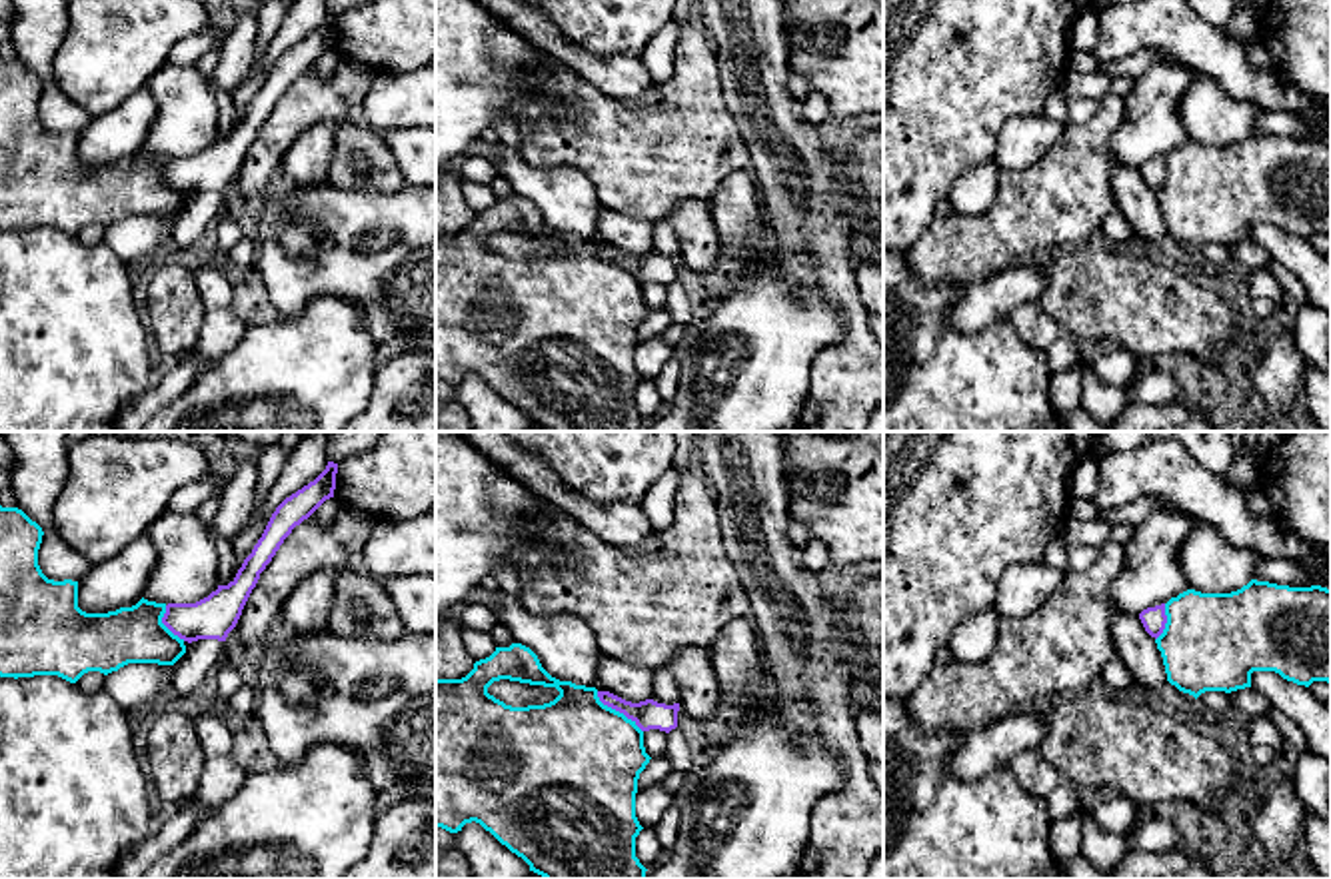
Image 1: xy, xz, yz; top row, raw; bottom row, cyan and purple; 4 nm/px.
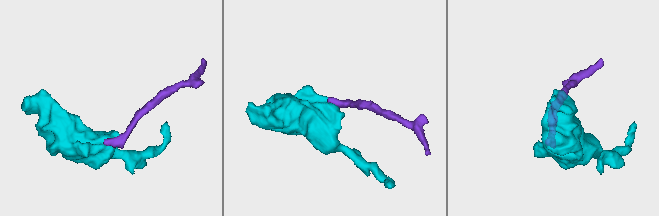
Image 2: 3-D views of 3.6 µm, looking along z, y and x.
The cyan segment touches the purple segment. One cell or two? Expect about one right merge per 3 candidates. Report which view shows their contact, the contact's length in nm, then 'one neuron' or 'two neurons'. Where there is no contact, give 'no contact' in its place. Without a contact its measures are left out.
contact in xz; length 260 nm; two neurons

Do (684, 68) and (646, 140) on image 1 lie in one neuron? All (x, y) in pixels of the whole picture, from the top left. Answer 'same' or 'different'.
same

